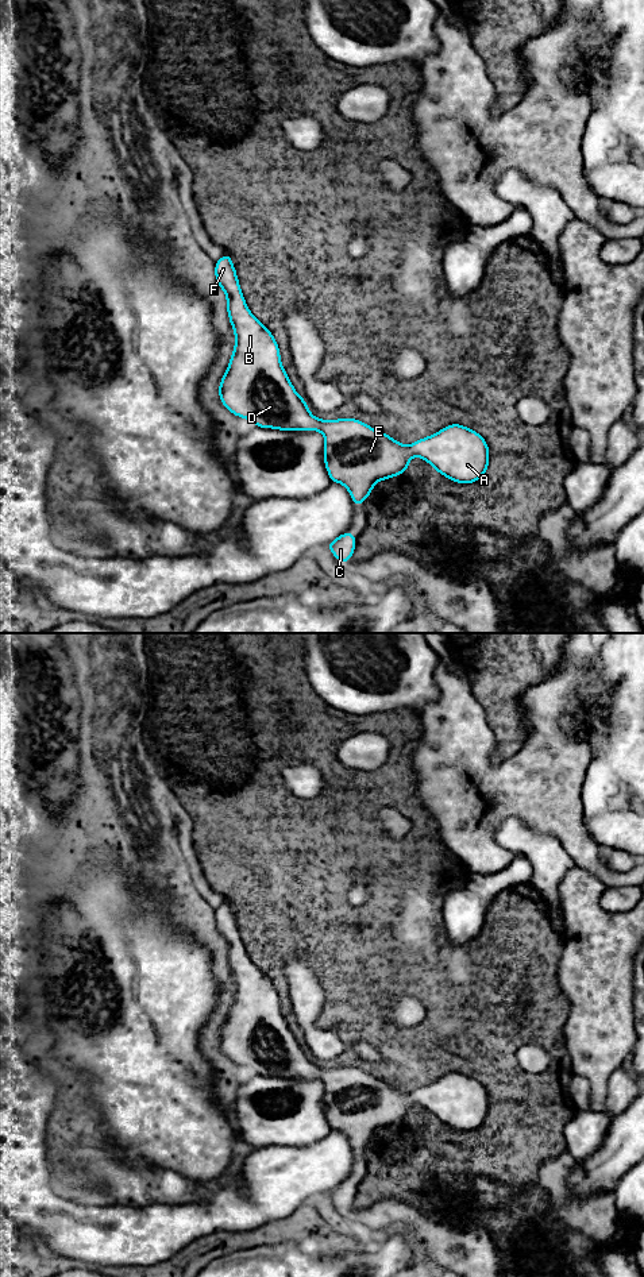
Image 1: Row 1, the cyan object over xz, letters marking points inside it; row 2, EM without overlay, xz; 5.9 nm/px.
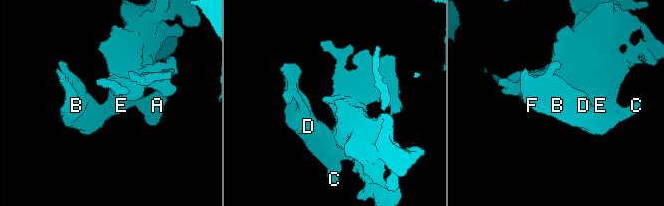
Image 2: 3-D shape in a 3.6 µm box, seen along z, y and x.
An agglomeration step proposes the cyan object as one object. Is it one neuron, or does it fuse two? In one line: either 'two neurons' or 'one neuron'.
one neuron

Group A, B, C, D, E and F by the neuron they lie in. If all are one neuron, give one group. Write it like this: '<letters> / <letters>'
A B C D E F

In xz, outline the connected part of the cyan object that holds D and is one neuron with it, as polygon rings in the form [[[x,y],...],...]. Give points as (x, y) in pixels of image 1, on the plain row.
[[[228,902],[216,908],[215,923],[225,941],[227,961],[235,980],[235,996],[219,1034],[221,1052],[235,1064],[251,1068],[259,1076],[321,1080],[325,1087],[324,1112],[329,1127],[347,1135],[355,1154],[366,1149],[378,1129],[401,1123],[413,1103],[456,1131],[474,1131],[485,1123],[490,1104],[487,1091],[478,1080],[460,1072],[451,1072],[409,1095],[356,1066],[316,1066],[289,1029],[273,981],[247,956]]]

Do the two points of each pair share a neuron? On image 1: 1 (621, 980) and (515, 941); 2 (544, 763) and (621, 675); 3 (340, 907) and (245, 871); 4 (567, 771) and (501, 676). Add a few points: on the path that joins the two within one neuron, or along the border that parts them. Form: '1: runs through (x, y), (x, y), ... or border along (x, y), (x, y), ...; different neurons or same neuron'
1: border along (562, 934), (563, 953), (558, 967), (560, 990); different neurons
2: border along (600, 655), (598, 679), (612, 687), (604, 716); different neurons
3: runs through (316, 907), (300, 907), (281, 888), (269, 884); same neuron
4: border along (542, 681), (519, 695), (520, 721), (528, 730); different neurons

